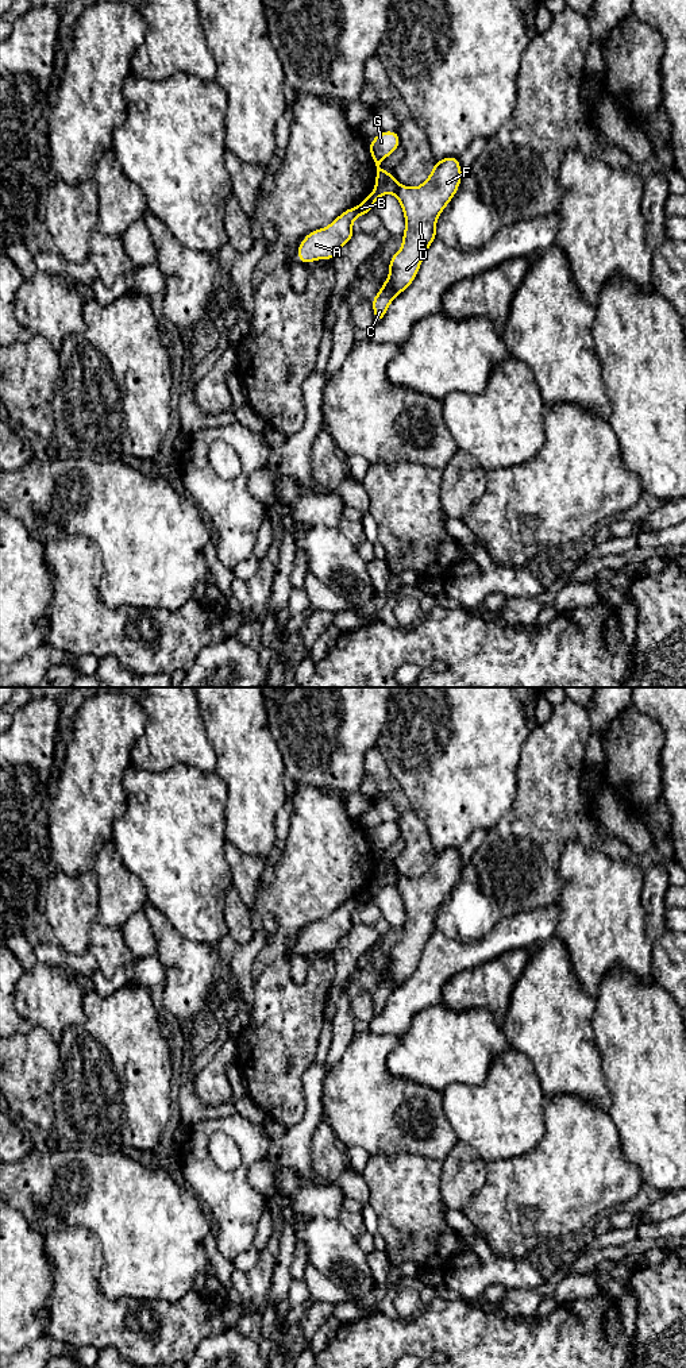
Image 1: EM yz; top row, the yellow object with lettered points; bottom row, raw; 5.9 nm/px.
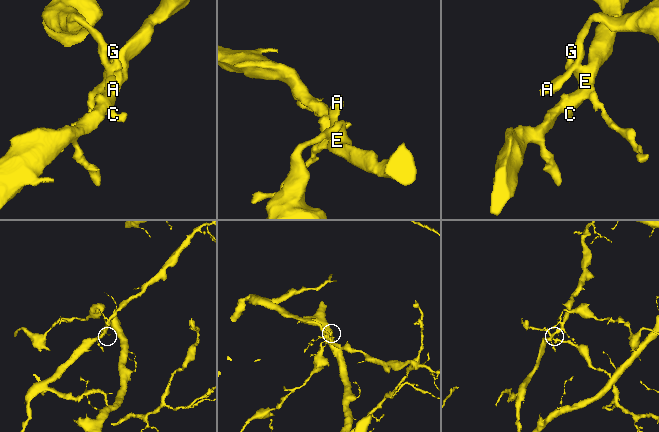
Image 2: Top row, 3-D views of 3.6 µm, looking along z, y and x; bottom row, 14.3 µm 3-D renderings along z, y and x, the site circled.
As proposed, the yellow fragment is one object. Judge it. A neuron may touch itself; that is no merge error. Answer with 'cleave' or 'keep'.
cleave

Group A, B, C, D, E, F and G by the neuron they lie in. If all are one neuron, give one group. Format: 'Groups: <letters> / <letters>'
Groups: A B G / C D E F

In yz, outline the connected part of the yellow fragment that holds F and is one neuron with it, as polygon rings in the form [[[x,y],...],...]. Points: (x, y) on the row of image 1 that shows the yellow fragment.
[[[459,159],[435,161],[428,178],[416,188],[397,185],[394,196],[405,217],[401,248],[389,261],[389,275],[371,300],[374,320],[381,323],[390,302],[416,278],[423,258],[436,239],[436,221],[454,199],[463,174]]]

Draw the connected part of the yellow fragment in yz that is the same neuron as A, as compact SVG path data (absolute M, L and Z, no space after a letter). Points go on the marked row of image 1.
M393 178L392 182L377 186L373 192L355 208L346 209L328 227L307 234L298 244L298 262L309 263L319 259L334 259L340 248L347 244L352 236L352 221L371 212L375 201L388 193L393 193L400 182Z

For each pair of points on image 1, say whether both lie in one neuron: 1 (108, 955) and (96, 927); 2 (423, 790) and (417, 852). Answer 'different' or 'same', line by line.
1: same
2: different

